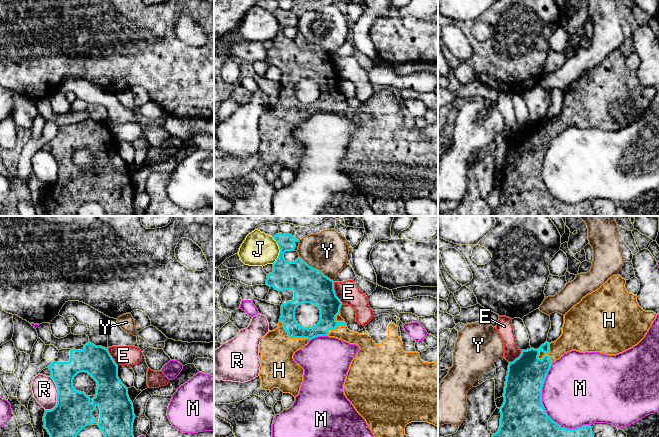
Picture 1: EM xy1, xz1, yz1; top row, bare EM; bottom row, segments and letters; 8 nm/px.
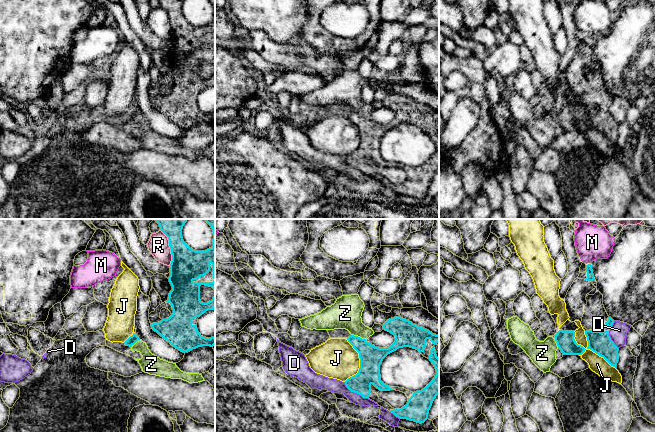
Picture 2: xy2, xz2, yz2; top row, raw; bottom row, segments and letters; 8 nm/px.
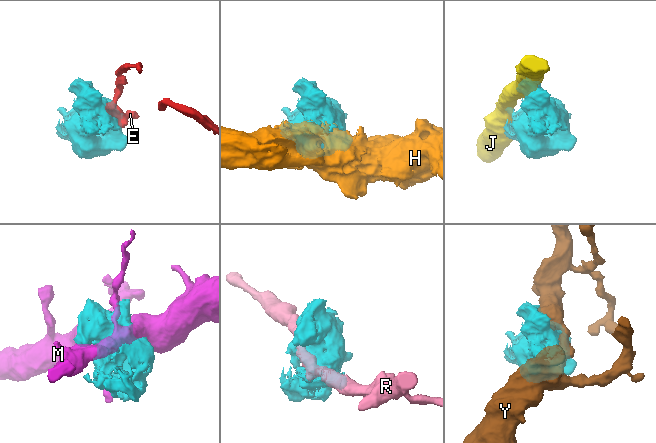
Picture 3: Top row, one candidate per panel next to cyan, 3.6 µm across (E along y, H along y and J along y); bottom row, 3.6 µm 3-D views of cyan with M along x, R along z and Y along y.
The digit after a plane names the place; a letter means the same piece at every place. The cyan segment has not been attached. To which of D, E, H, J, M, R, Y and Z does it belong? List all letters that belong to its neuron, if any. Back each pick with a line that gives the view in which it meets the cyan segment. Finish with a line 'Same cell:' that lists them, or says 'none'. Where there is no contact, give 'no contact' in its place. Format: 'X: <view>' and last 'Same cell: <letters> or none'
H: yz1
Same cell: H

